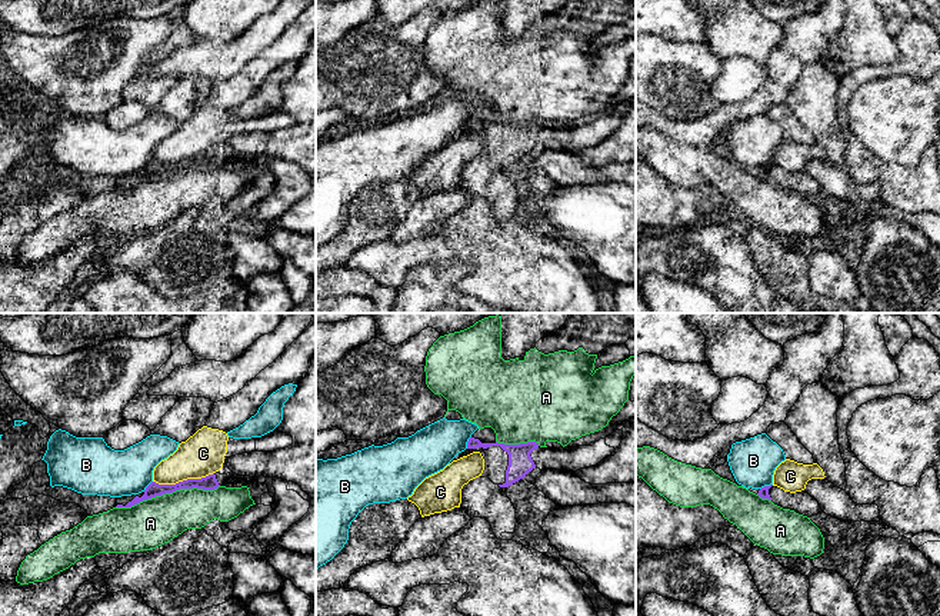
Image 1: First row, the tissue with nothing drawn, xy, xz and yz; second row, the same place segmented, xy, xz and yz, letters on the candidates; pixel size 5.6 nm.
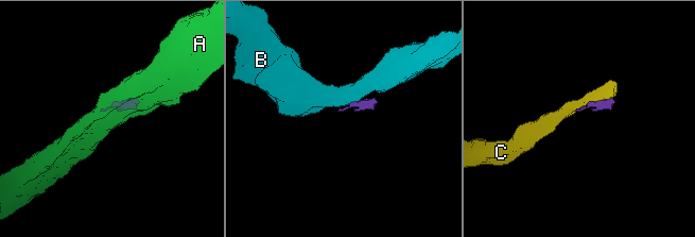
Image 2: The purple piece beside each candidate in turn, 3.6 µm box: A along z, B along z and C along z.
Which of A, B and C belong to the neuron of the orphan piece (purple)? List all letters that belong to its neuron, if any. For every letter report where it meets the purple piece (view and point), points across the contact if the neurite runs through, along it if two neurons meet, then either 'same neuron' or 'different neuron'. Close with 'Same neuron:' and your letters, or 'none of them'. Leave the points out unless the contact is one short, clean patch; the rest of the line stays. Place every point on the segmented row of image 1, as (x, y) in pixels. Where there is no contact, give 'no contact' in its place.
A: contact xy (167, 492); different neuron
B: contact yz (766, 486); border yz (772, 483), (760, 489); different neuron
C: contact xy (183, 480); border xy (213, 472), (174, 483), (153, 482); different neuron
Same neuron: none of them

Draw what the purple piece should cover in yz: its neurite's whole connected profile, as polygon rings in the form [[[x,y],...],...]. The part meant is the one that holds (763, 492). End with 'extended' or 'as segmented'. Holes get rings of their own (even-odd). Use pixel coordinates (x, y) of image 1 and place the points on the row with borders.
[[[770,485],[761,487],[757,495],[761,499],[771,500],[774,505],[783,509],[794,510],[796,513],[807,517],[811,517],[821,510],[819,502],[804,490],[790,493],[790,492],[784,492],[777,486]]] | extended

